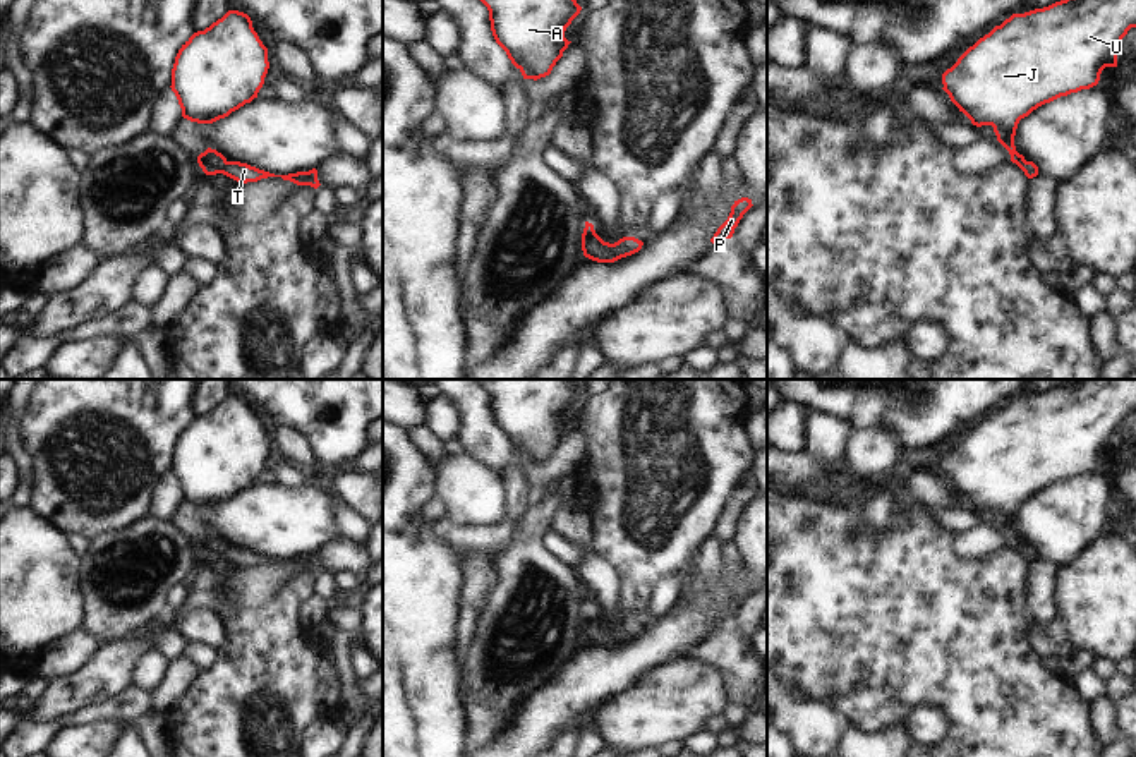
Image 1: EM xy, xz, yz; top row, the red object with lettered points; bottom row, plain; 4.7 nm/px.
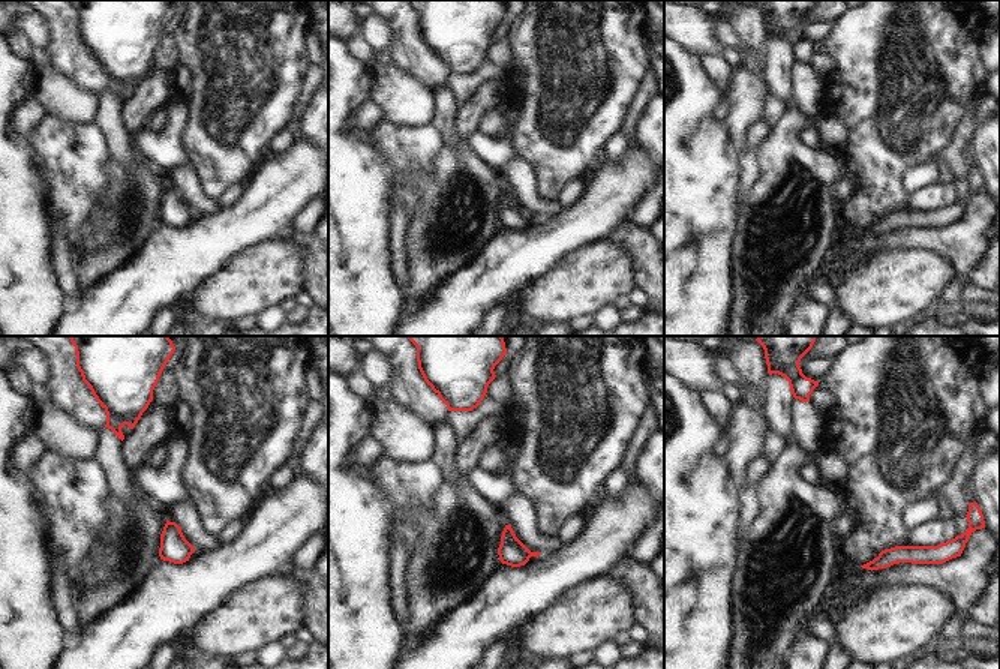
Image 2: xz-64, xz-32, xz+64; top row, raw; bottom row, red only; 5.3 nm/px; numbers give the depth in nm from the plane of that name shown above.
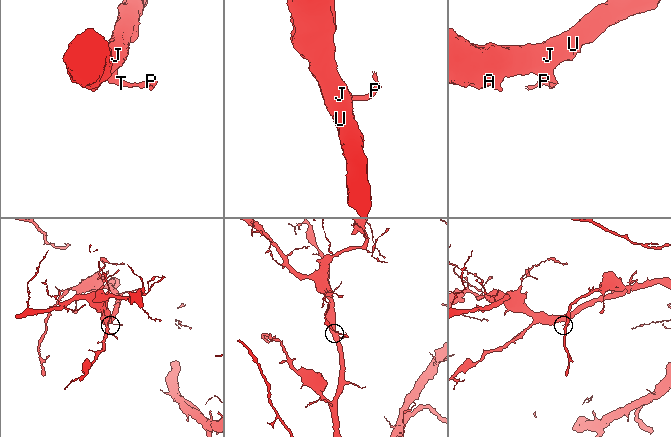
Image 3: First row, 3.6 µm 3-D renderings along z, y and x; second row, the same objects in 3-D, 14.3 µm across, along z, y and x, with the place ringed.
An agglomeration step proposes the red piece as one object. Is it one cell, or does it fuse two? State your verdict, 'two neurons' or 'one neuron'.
one neuron

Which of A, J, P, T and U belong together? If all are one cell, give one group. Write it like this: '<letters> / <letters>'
A J P T U

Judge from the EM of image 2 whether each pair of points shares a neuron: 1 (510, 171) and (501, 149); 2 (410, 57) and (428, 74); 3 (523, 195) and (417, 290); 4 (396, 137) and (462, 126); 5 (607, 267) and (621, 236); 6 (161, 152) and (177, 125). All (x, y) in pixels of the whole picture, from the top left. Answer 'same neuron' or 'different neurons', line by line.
1: different neurons
2: same neuron
3: different neurons
4: different neurons
5: different neurons
6: same neuron

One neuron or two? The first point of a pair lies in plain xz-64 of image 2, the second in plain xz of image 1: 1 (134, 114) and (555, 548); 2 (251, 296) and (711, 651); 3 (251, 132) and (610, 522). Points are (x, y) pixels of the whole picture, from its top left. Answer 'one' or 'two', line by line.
1: two
2: two
3: one

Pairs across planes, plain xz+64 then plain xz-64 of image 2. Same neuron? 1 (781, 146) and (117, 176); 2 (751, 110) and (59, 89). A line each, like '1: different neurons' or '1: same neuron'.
1: same neuron
2: same neuron

